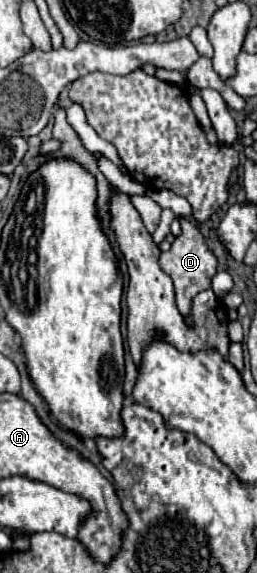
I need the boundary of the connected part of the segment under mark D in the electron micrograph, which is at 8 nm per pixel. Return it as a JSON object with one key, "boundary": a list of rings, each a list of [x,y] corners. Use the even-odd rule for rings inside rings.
{"boundary":[[[181,217],[181,235],[175,237],[175,241],[171,243],[171,249],[161,253],[159,257],[159,263],[161,263],[161,269],[173,279],[173,285],[175,285],[175,297],[177,297],[177,307],[183,315],[189,313],[191,309],[191,299],[203,291],[203,289],[209,289],[211,287],[211,279],[213,275],[217,273],[217,257],[209,251],[207,243],[205,243],[205,237],[201,235],[197,223]]]}

